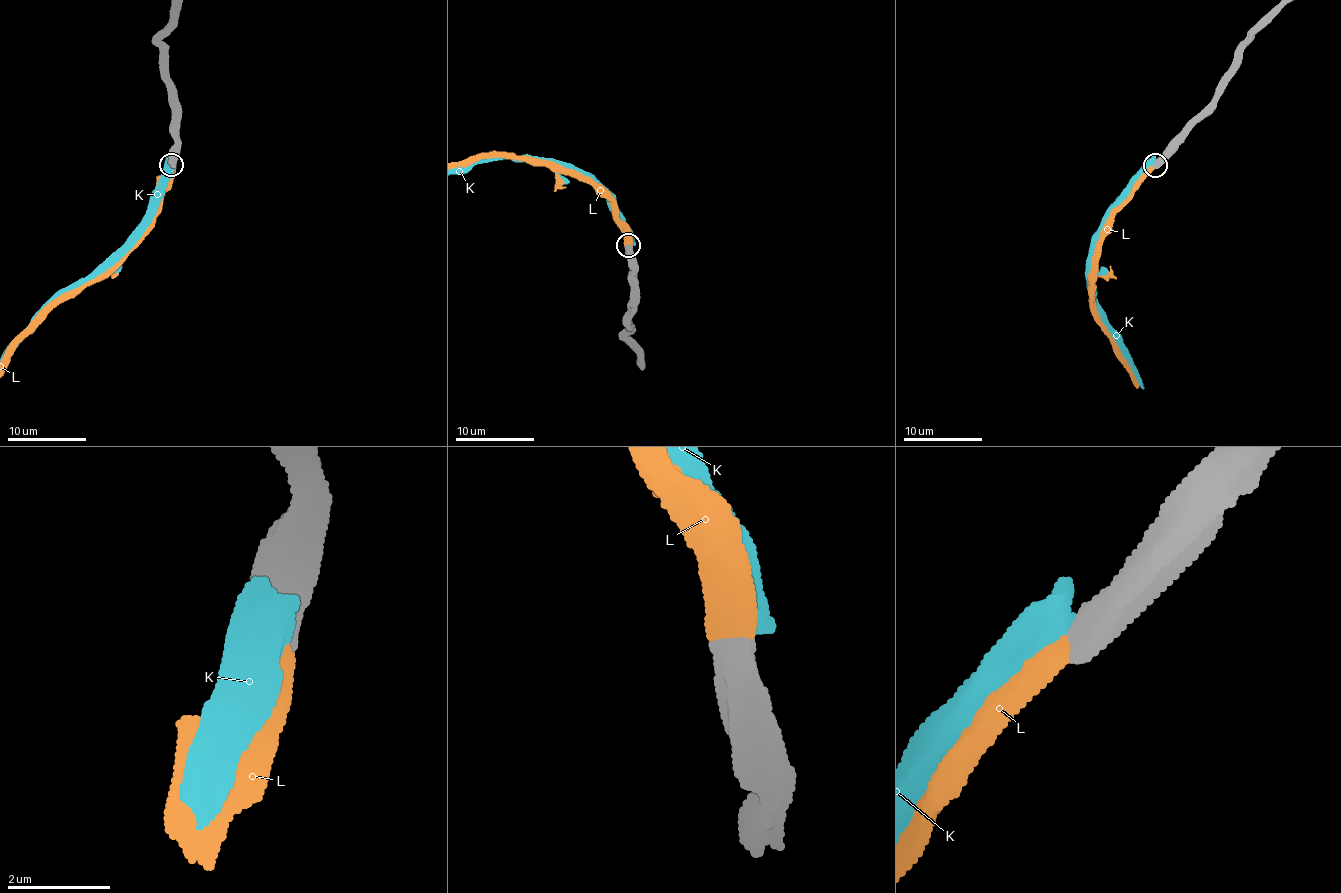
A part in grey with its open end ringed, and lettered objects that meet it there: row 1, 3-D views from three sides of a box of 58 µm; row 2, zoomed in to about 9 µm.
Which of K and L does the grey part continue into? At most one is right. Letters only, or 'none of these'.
L

